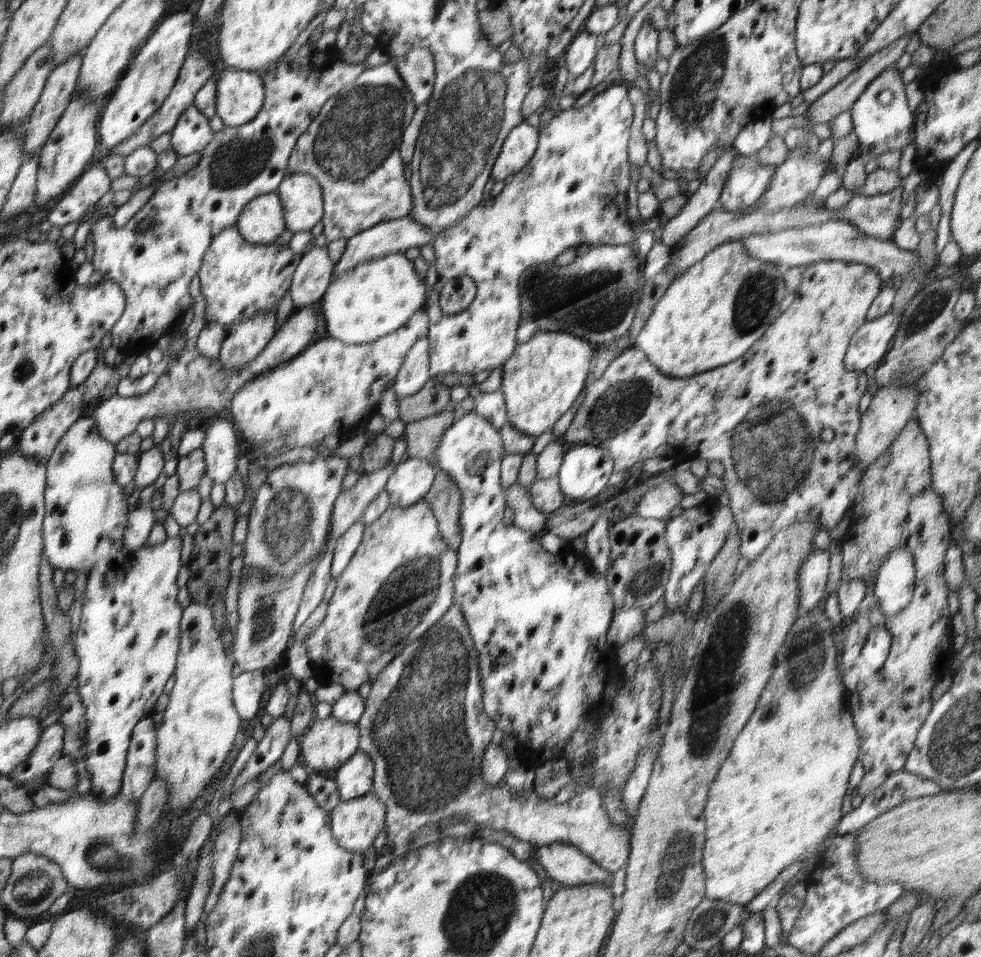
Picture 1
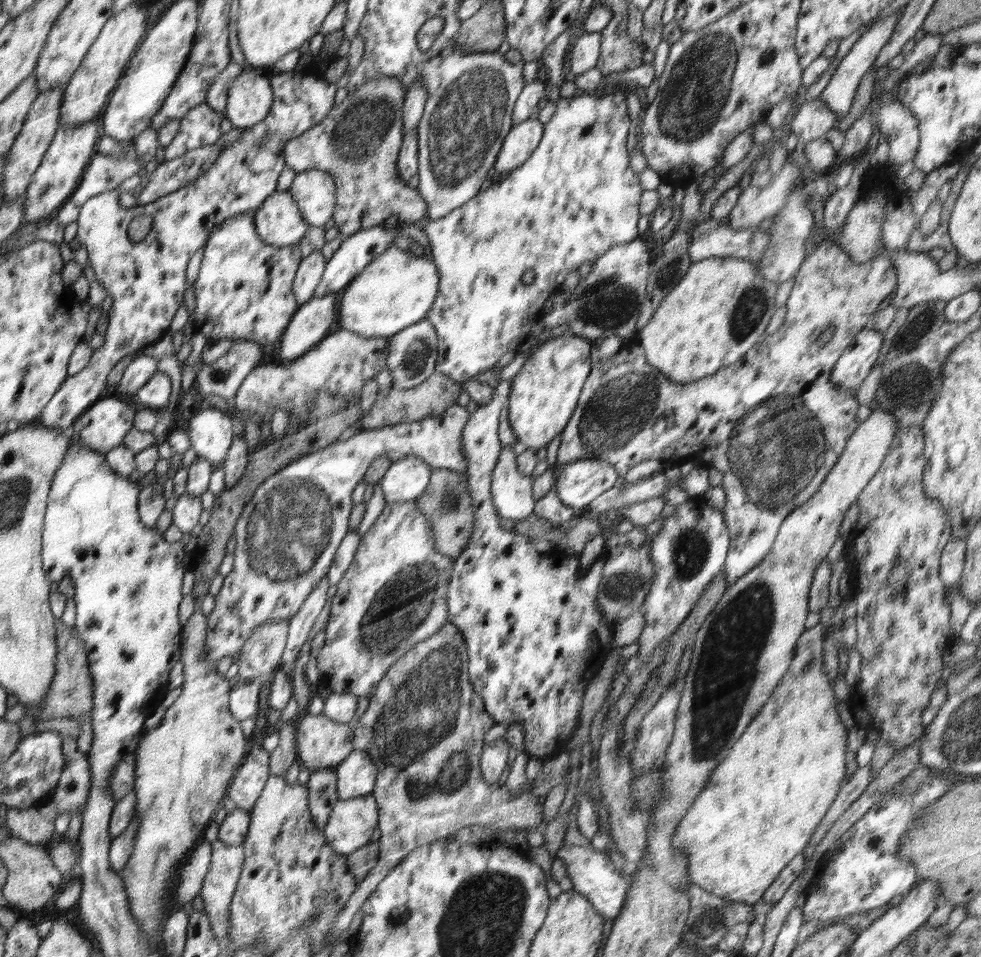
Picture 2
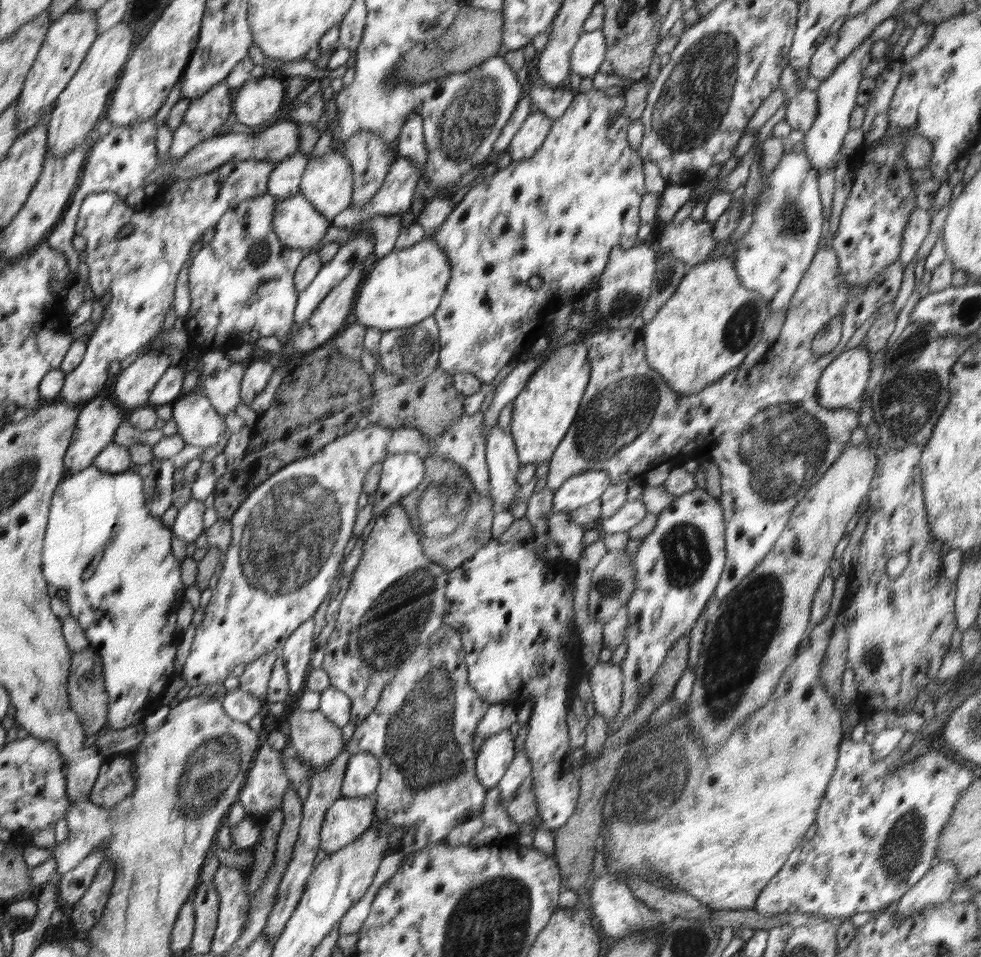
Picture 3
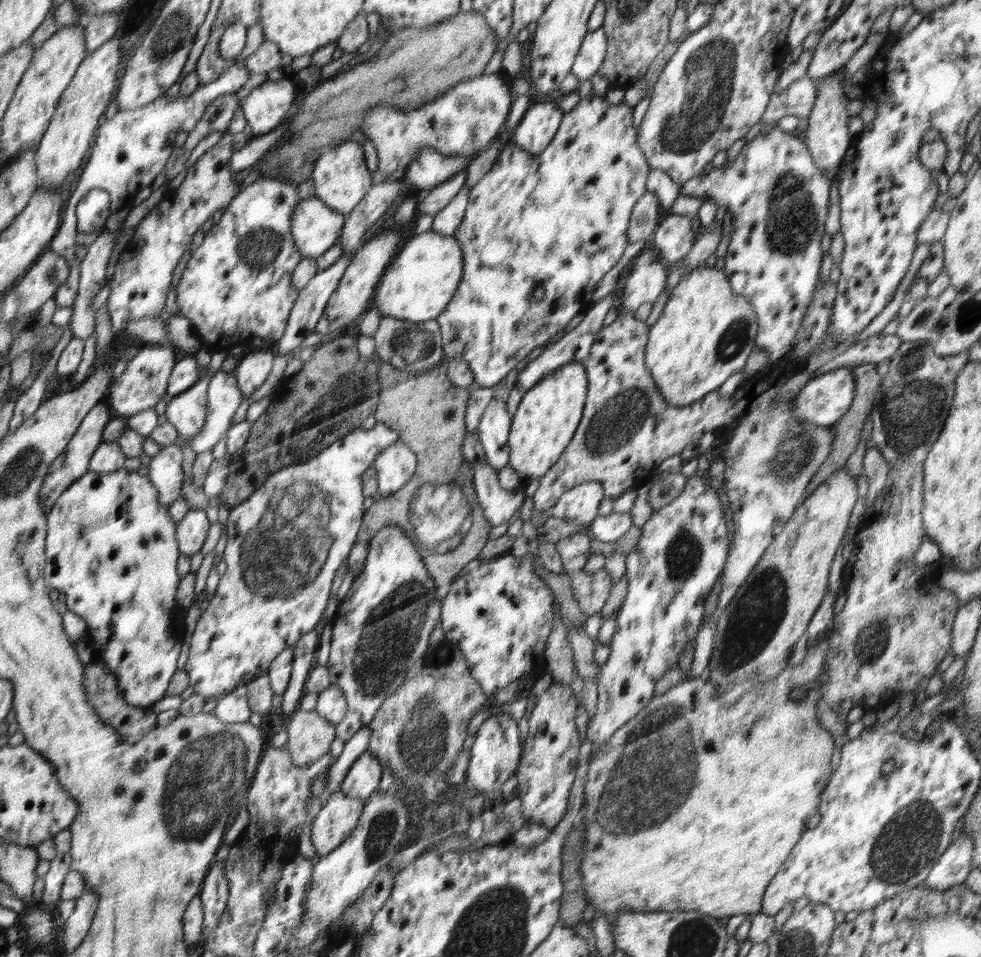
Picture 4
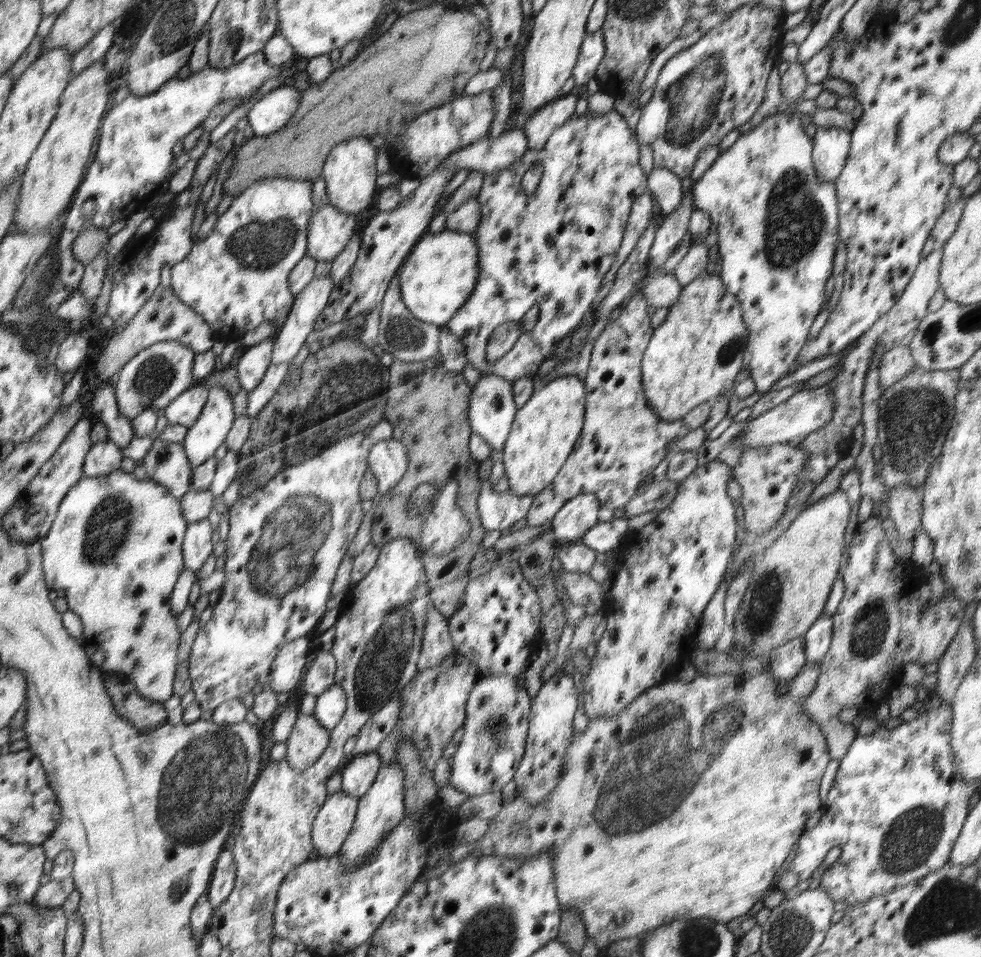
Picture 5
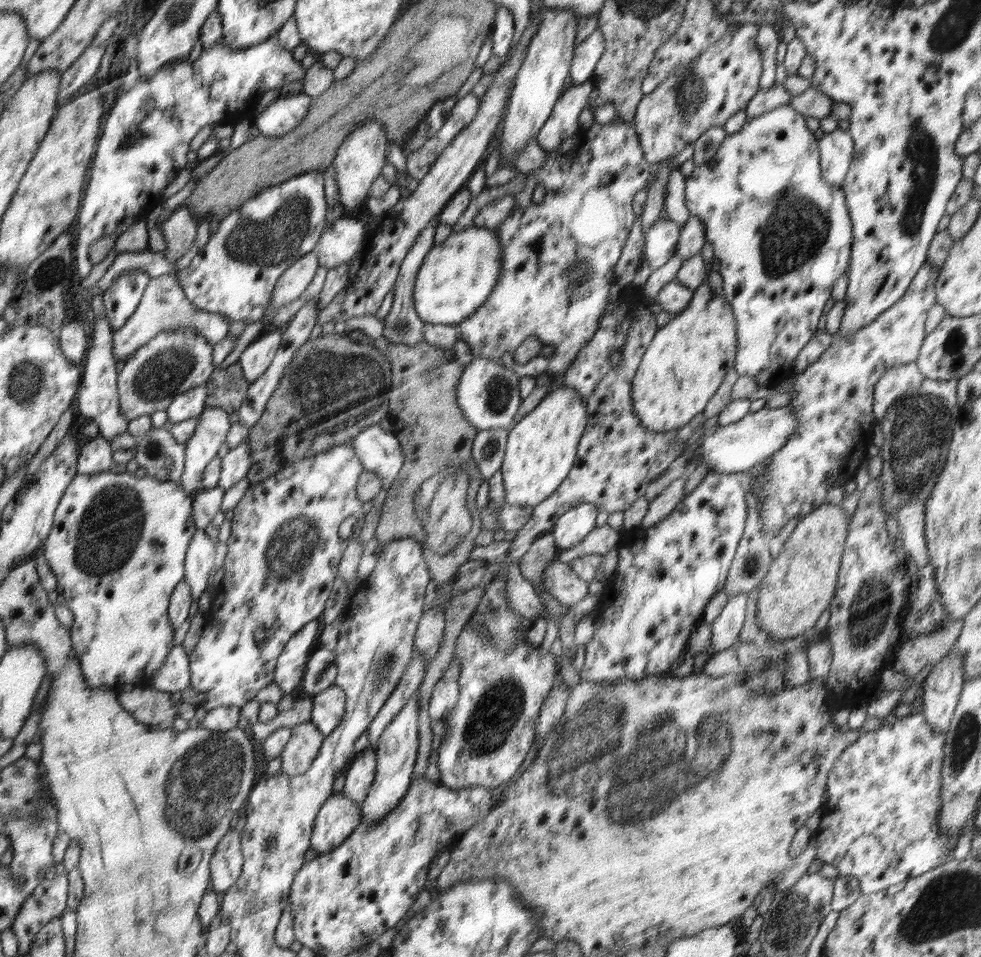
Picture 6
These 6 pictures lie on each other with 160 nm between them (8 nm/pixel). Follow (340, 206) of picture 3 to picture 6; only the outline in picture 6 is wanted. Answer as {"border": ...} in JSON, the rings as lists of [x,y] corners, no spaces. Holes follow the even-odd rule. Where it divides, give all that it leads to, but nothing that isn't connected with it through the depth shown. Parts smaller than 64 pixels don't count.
{"border":[[[370,119],[348,134],[345,142],[339,147],[339,155],[336,156],[333,167],[337,172],[339,202],[346,211],[354,210],[367,202],[372,183],[381,175],[382,167],[387,163],[385,157],[388,142],[383,126]]]}

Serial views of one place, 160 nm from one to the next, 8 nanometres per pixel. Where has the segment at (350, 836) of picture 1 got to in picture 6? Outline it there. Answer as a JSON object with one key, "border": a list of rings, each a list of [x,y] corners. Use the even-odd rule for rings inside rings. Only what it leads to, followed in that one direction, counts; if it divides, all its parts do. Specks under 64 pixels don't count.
{"border":[[[342,793],[333,794],[315,819],[311,848],[322,855],[338,848],[361,823],[359,805]]]}

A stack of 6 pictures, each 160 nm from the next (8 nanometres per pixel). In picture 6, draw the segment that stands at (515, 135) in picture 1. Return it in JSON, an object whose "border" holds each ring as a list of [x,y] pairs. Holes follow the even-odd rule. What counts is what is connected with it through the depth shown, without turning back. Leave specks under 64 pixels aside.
{"border":[[[589,80],[564,90],[548,120],[534,138],[544,150],[551,151],[560,146],[581,128],[579,116],[584,107],[589,104],[588,98],[592,90],[594,85]]]}

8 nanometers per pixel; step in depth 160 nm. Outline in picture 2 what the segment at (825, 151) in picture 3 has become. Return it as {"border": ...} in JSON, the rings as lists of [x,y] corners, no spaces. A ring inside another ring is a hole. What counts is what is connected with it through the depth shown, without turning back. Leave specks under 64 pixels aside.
{"border":[[[897,12],[893,13],[866,28],[862,36],[858,38],[848,54],[846,54],[842,62],[840,62],[838,69],[834,72],[826,88],[822,91],[820,96],[821,101],[829,107],[832,112],[835,112],[837,116],[837,124],[835,124],[833,128],[838,129],[838,124],[848,114],[852,106],[852,100],[854,96],[856,96],[856,89],[858,88],[858,84],[860,84],[860,80],[862,80],[862,77],[868,72],[868,69],[872,67],[878,54],[880,54],[884,45],[890,40],[900,15],[901,14]]]}

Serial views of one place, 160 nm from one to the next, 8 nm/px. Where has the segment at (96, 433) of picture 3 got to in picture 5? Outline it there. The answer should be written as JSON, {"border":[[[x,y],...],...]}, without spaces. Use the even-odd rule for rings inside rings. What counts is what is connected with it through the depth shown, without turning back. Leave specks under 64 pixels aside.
{"border":[[[85,415],[75,426],[76,432],[72,432],[72,436],[68,435],[63,444],[60,444],[60,452],[56,452],[56,456],[52,455],[51,459],[47,460],[48,464],[40,468],[39,475],[31,481],[16,506],[3,516],[3,529],[10,534],[14,542],[36,544],[45,539],[60,502],[64,500],[68,490],[83,478],[83,465],[86,463],[87,453],[91,451],[90,446],[94,443],[91,441],[90,433],[92,424],[90,418]]]}

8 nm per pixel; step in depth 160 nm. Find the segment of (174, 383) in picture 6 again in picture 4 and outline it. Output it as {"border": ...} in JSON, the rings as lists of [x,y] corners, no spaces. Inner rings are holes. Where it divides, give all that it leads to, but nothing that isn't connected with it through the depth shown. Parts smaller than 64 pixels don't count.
{"border":[[[156,344],[143,346],[132,359],[127,360],[123,373],[111,383],[108,395],[110,406],[117,418],[127,419],[138,412],[154,409],[163,399],[172,369],[182,356],[178,349],[170,344]]]}

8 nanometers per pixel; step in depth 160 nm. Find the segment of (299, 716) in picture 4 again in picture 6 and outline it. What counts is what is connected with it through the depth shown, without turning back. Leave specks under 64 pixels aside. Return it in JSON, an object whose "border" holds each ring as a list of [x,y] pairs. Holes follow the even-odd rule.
{"border":[[[312,721],[293,726],[290,740],[280,753],[281,771],[290,776],[303,775],[318,758],[324,739]]]}

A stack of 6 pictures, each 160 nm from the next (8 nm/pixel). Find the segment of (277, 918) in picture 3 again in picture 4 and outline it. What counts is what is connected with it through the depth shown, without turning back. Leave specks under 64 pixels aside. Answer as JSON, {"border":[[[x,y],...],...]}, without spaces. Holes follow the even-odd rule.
{"border":[[[367,725],[345,741],[343,751],[335,761],[334,767],[328,772],[327,783],[322,794],[320,794],[320,798],[326,799],[329,795],[341,790],[341,782],[346,778],[349,768],[360,758],[363,752],[368,751],[370,737],[371,730]]]}

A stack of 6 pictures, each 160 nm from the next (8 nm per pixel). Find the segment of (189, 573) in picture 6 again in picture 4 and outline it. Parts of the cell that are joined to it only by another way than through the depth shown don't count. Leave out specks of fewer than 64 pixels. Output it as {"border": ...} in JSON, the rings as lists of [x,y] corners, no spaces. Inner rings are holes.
{"border":[[[190,509],[186,512],[182,520],[178,521],[178,528],[176,530],[179,552],[190,558],[200,553],[210,524],[208,518],[206,518],[206,511]]]}

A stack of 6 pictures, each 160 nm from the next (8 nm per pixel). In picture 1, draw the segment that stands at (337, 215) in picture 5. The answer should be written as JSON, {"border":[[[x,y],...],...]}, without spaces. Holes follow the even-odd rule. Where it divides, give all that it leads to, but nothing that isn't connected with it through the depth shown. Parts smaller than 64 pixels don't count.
{"border":[[[277,190],[272,194],[268,193],[268,196],[260,196],[260,200],[253,198],[248,202],[234,225],[239,228],[243,239],[252,244],[274,243],[276,238],[286,229],[286,216],[285,206]]]}

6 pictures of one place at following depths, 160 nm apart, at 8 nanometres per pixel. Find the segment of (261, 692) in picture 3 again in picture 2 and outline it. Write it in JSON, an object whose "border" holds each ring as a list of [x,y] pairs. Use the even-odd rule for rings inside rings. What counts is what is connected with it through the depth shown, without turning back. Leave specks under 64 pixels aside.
{"border":[[[272,621],[259,624],[254,634],[248,638],[242,654],[237,661],[238,676],[242,682],[252,683],[254,680],[266,682],[272,678],[272,672],[280,664],[280,656],[286,644],[288,621]]]}

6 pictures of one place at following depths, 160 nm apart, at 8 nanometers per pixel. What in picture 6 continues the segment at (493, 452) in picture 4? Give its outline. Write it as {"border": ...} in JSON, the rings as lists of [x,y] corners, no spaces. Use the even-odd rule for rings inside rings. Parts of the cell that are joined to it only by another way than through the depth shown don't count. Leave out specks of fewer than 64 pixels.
{"border":[[[481,356],[474,357],[471,363],[464,367],[457,390],[457,404],[468,423],[477,431],[510,429],[512,419],[522,402],[519,395],[519,376],[502,363],[486,360]]]}

